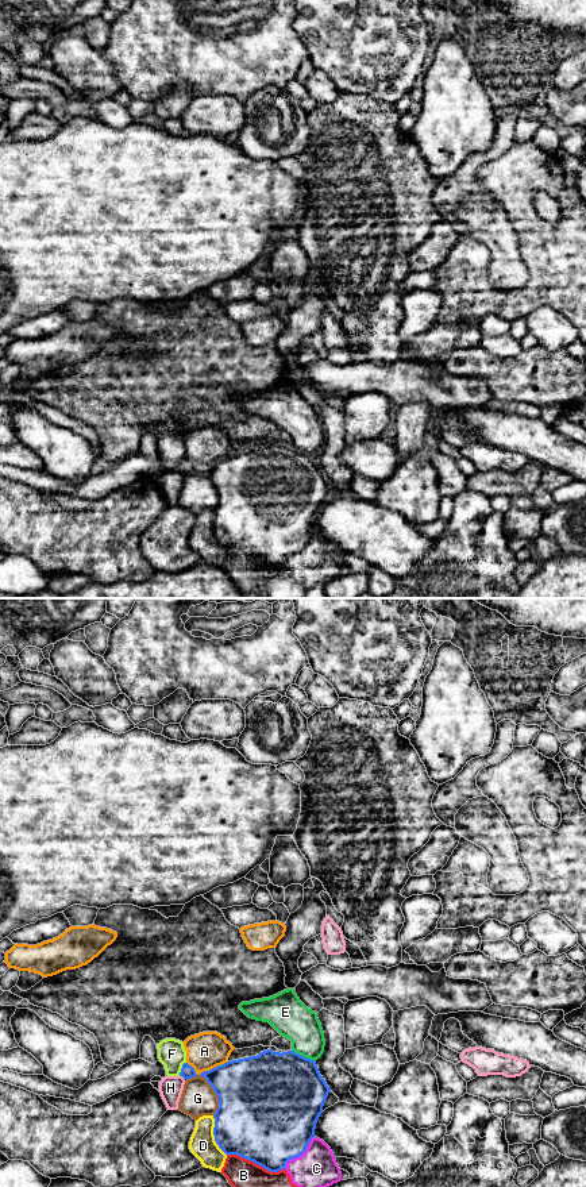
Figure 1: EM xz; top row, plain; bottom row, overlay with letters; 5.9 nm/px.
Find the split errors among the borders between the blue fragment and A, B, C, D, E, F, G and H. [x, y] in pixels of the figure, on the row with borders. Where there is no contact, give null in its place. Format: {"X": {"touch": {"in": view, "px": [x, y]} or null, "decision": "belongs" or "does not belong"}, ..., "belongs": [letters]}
{"A": {"touch": {"in": "xz", "px": [205, 1071]}, "decision": "does not belong"}, "B": {"touch": {"in": "xz", "px": [255, 1163]}, "decision": "does not belong"}, "C": {"touch": {"in": "xz", "px": [300, 1155]}, "decision": "does not belong"}, "D": {"touch": {"in": "xz", "px": [214, 1135]}, "decision": "does not belong"}, "E": {"touch": {"in": "xz", "px": [303, 1056]}, "decision": "does not belong"}, "F": {"touch": {"in": "xz", "px": [181, 1068]}, "decision": "does not belong"}, "G": {"touch": {"in": "xz", "px": [212, 1087]}, "decision": "does not belong"}, "H": {"touch": {"in": "xz", "px": [182, 1076]}, "decision": "does not belong"}, "belongs": []}

